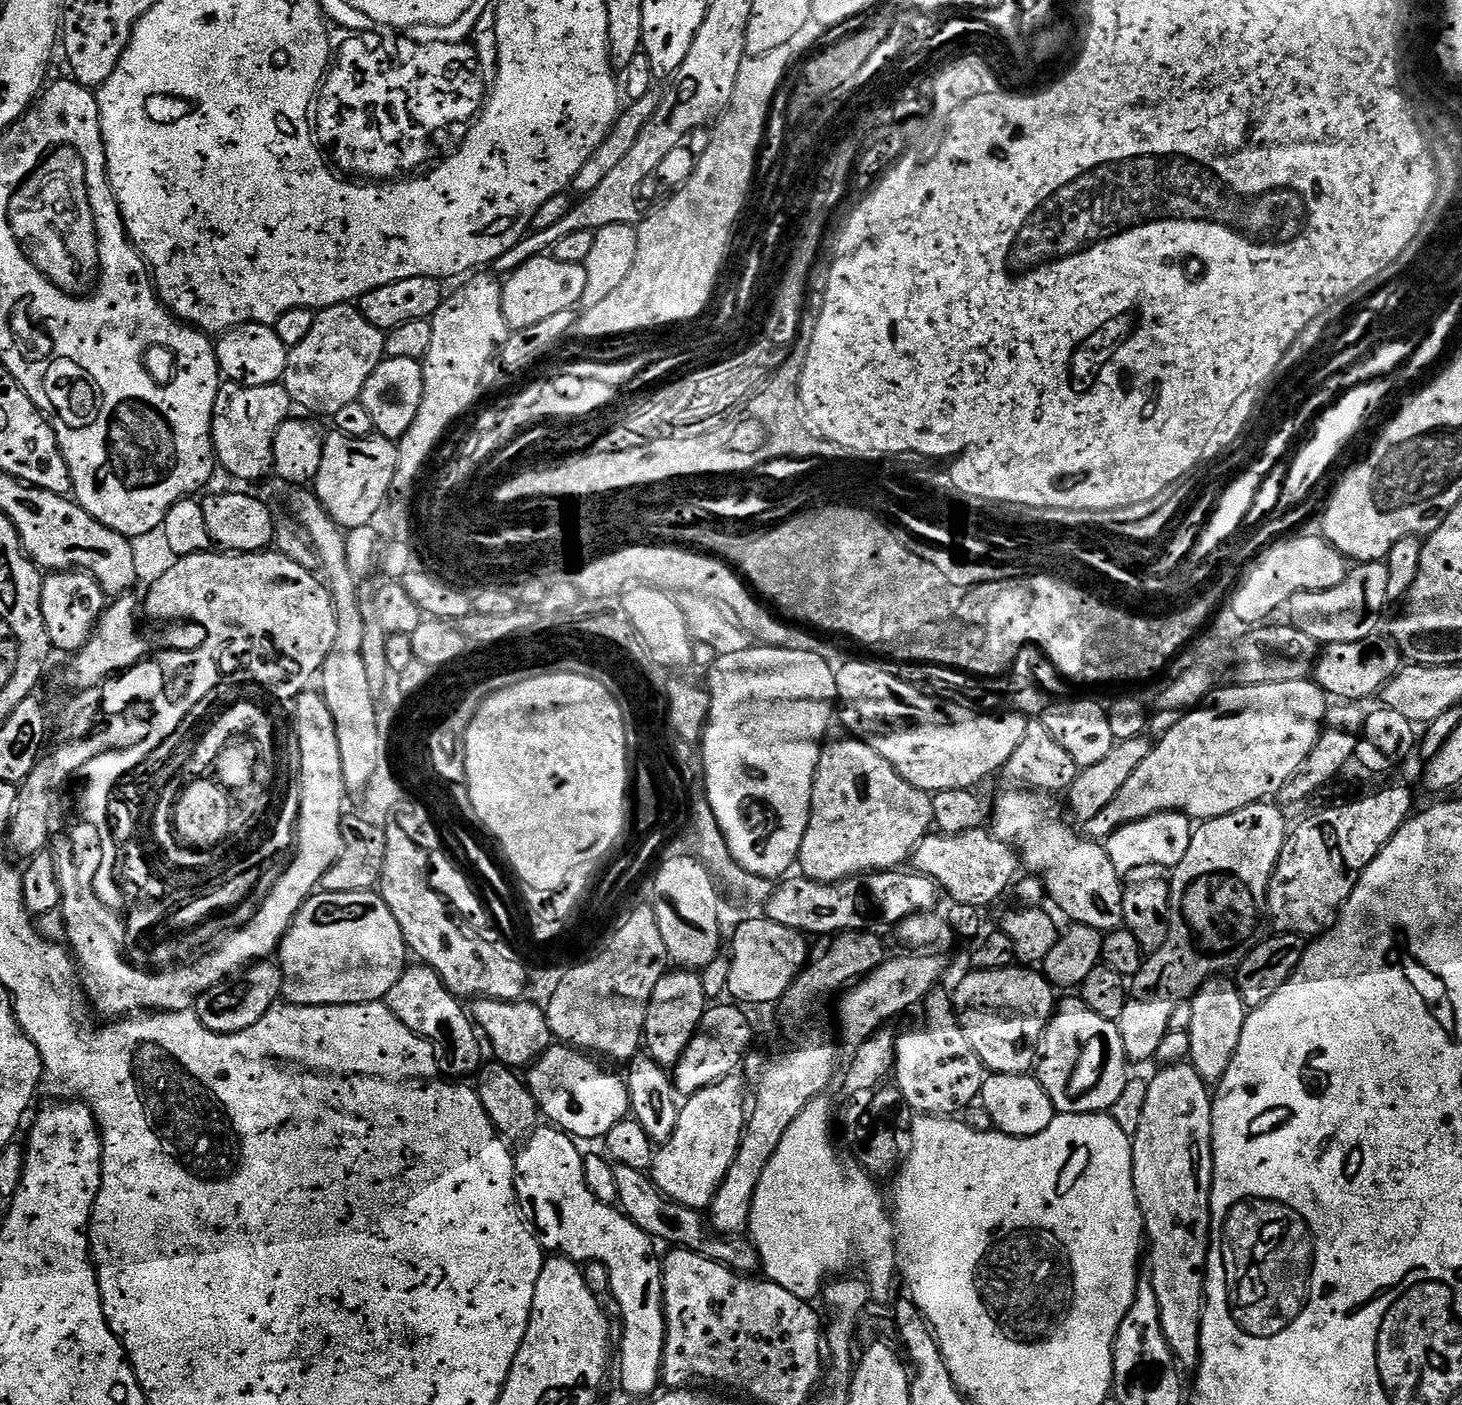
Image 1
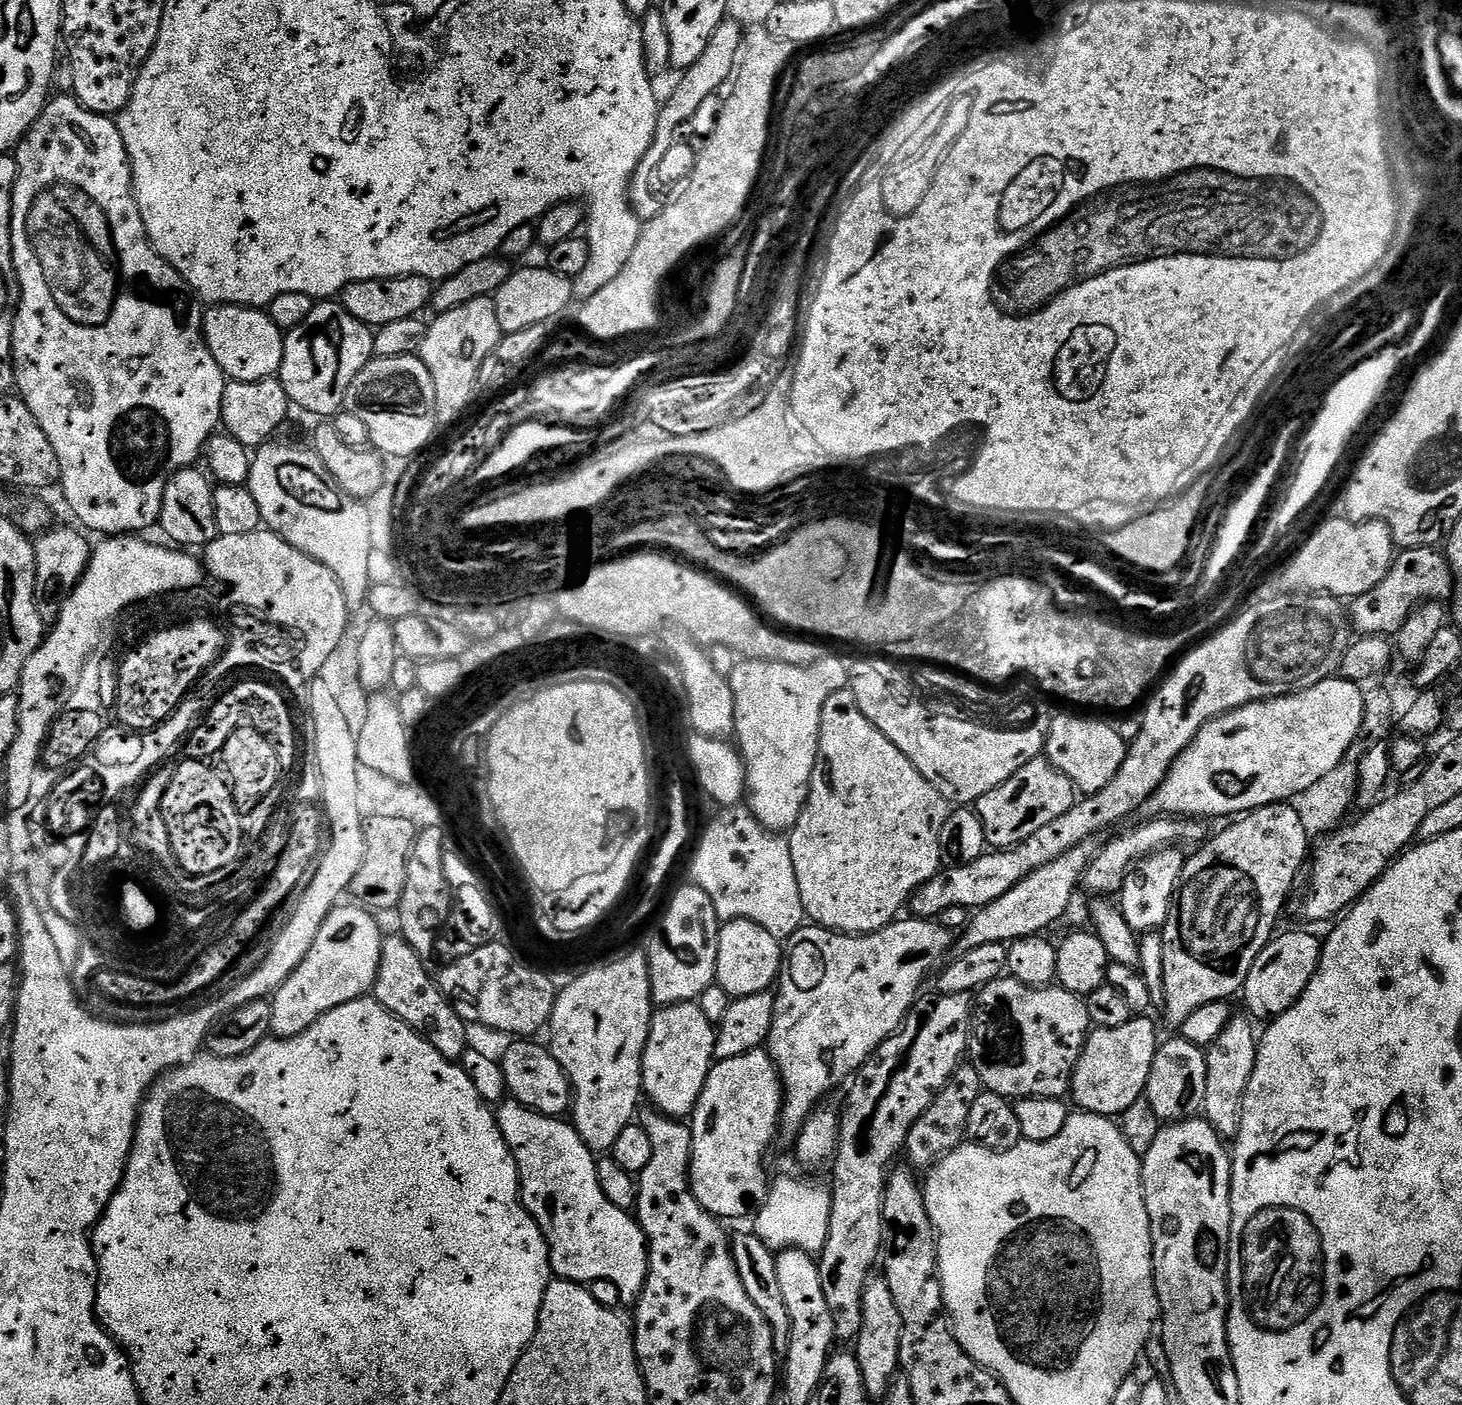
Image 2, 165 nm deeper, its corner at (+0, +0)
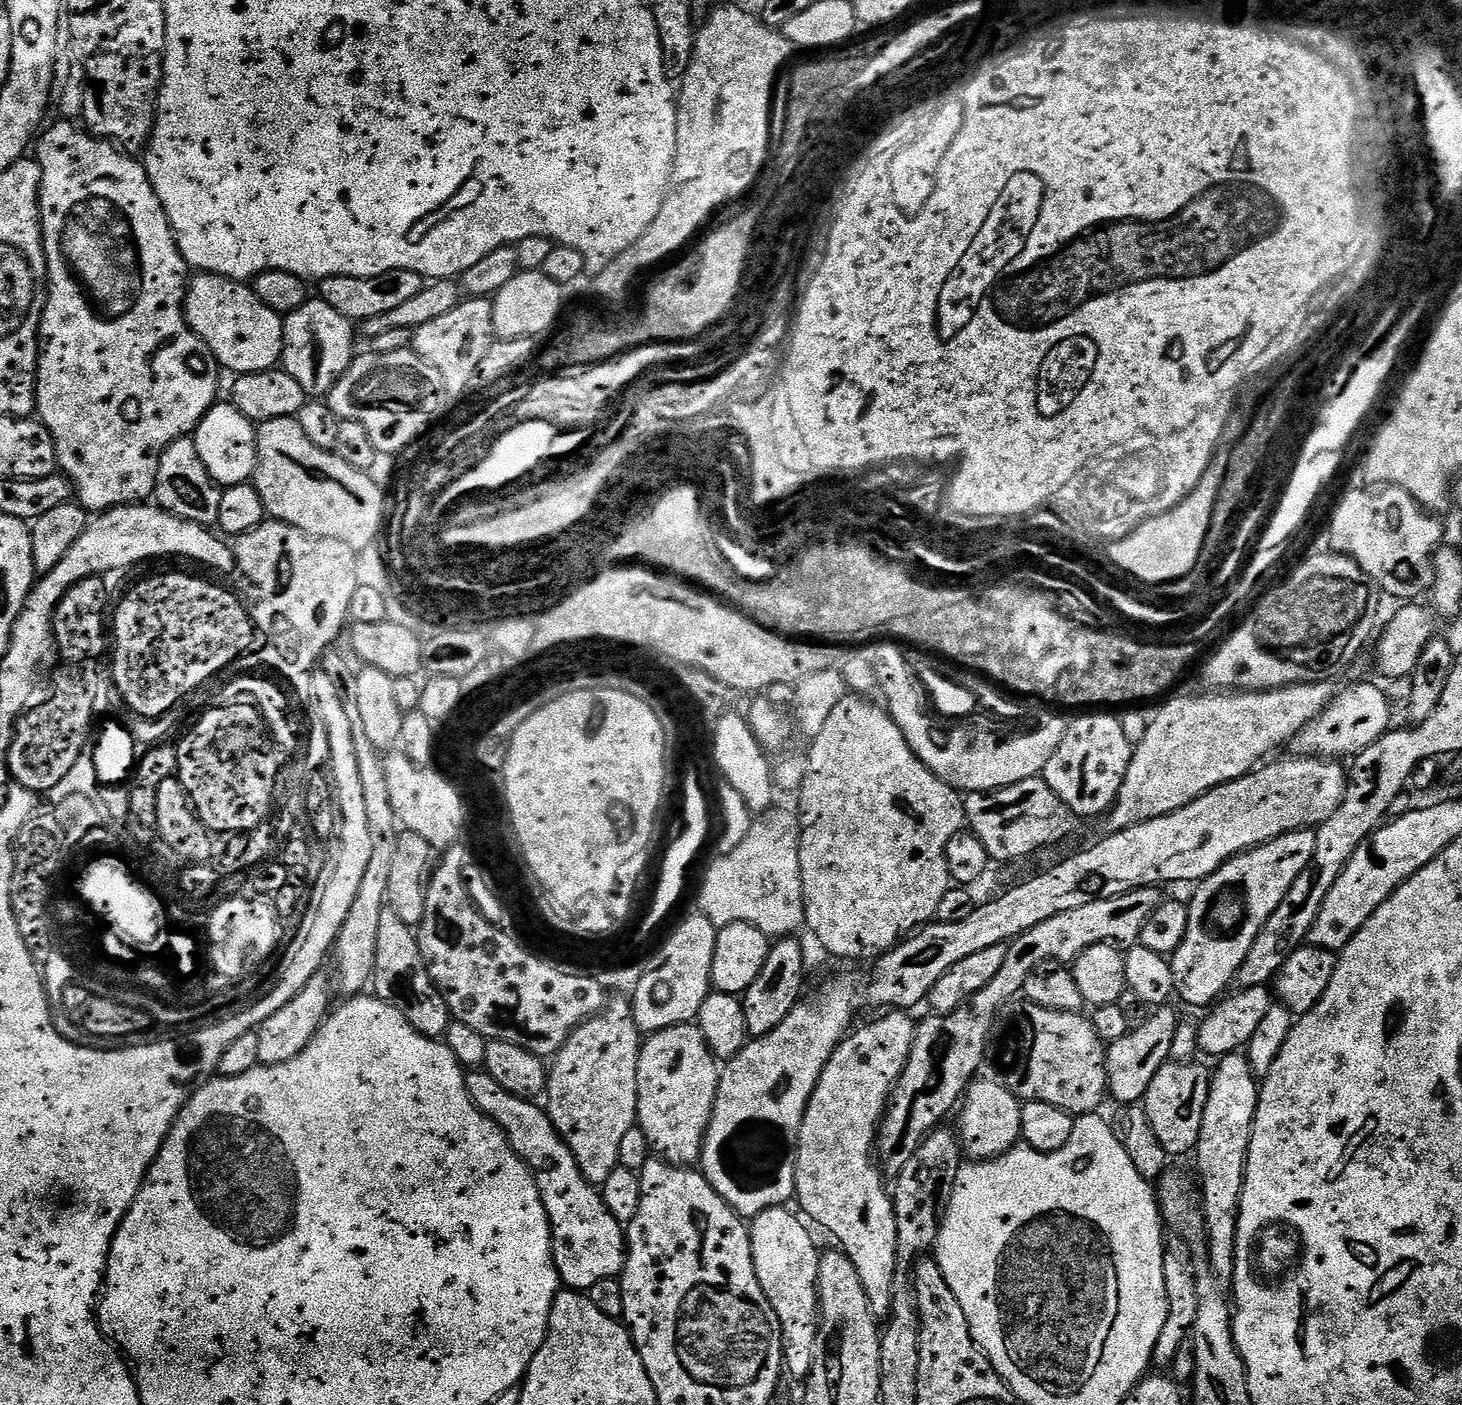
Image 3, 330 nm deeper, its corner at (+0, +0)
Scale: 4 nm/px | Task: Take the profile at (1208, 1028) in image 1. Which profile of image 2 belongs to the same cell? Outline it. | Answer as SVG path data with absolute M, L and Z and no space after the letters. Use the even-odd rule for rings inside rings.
M1233 1015L1217 1040L1206 1048L1206 1094L1202 1116L1210 1122L1210 1126L1214 1126L1221 1138L1235 1137L1240 1129L1240 1107L1244 1104L1244 1095L1254 1074L1256 1061L1258 1032L1252 1027L1253 1021L1247 1015Z

